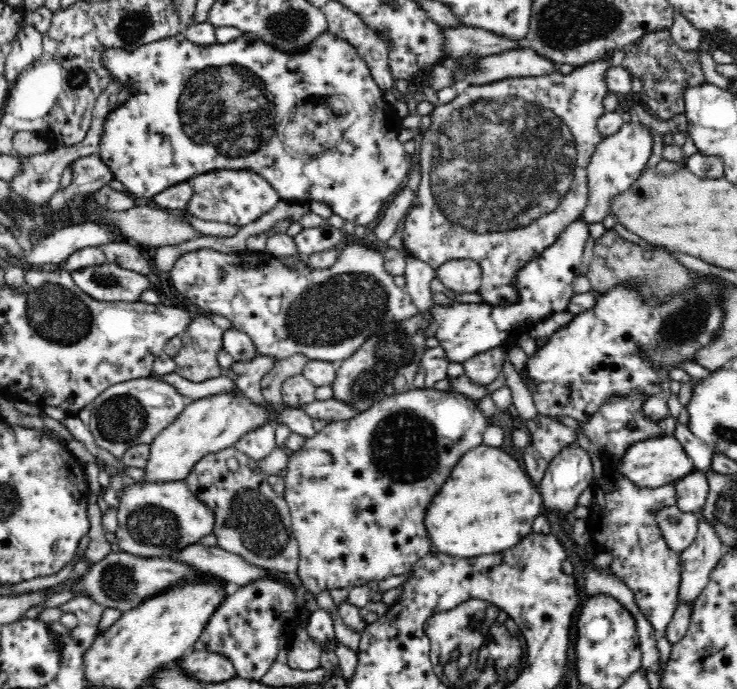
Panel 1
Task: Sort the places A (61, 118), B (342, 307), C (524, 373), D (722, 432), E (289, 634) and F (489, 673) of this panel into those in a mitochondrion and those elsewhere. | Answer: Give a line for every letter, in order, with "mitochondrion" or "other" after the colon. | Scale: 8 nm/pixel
A: other
B: mitochondrion
C: other
D: mitochondrion
E: other
F: mitochondrion

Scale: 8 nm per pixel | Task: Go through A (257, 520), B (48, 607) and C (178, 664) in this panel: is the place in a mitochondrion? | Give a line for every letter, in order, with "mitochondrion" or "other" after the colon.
A: mitochondrion
B: other
C: other

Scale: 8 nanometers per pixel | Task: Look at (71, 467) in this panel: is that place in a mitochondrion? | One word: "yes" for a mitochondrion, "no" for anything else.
no

